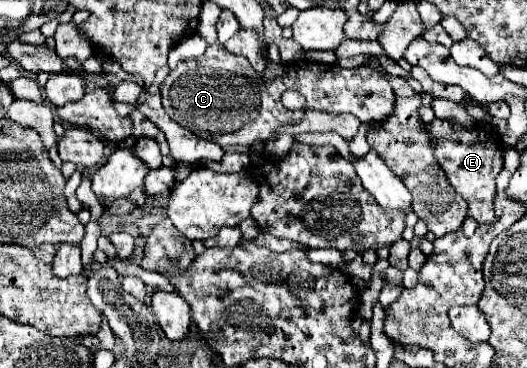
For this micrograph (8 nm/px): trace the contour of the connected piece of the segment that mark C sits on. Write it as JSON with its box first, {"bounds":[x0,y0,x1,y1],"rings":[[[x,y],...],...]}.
{"bounds":[160,43,394,147],"rings":[[[214,43],[206,49],[206,53],[202,57],[178,63],[178,67],[172,69],[168,73],[168,77],[164,79],[164,83],[160,85],[160,95],[162,95],[162,107],[166,109],[170,119],[182,127],[194,131],[196,135],[202,135],[202,139],[210,139],[218,145],[222,143],[222,147],[250,145],[256,139],[262,141],[262,139],[272,137],[280,129],[284,119],[290,119],[290,123],[296,123],[298,119],[302,119],[302,111],[290,113],[280,101],[282,93],[288,89],[294,89],[294,91],[302,93],[304,97],[310,97],[310,109],[318,109],[318,111],[326,111],[326,113],[352,113],[362,123],[388,119],[394,111],[394,89],[390,87],[386,75],[382,75],[378,69],[374,69],[374,77],[372,77],[372,71],[368,71],[368,69],[370,67],[344,69],[340,65],[298,61],[298,63],[290,63],[290,65],[268,63],[266,69],[262,73],[258,73],[250,67],[246,57],[228,53],[222,43]]]}

